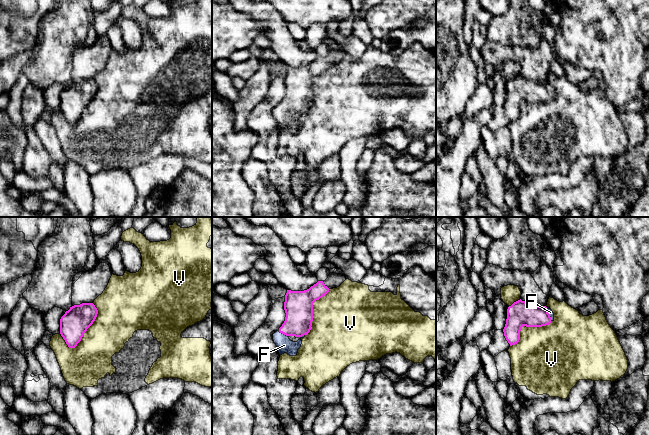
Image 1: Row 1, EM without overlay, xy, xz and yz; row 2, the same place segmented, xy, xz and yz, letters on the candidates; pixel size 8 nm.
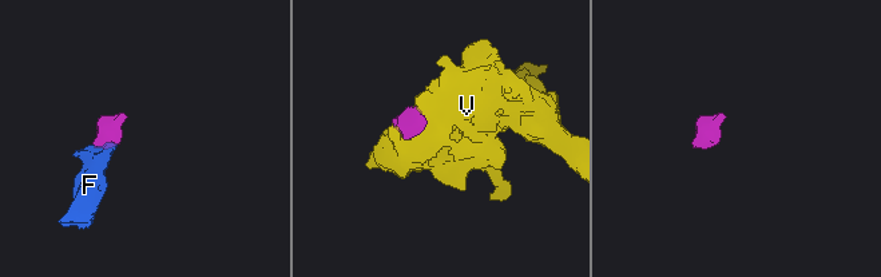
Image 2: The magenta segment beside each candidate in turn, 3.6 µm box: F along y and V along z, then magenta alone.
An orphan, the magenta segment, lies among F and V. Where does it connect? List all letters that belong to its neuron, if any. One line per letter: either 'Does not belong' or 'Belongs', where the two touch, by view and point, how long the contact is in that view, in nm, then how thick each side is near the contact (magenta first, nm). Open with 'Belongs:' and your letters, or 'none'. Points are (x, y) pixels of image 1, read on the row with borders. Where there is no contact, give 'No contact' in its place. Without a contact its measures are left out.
Belongs: F
F: Belongs. Touches magenta at xz (283, 333). Shared border 90 nm. Thickness 240 nm (magenta) against 130 nm
V: Does not belong. Touches magenta at xy (88, 327). Shared border 420 nm. Thickness 220 nm (magenta) against 340 nm

